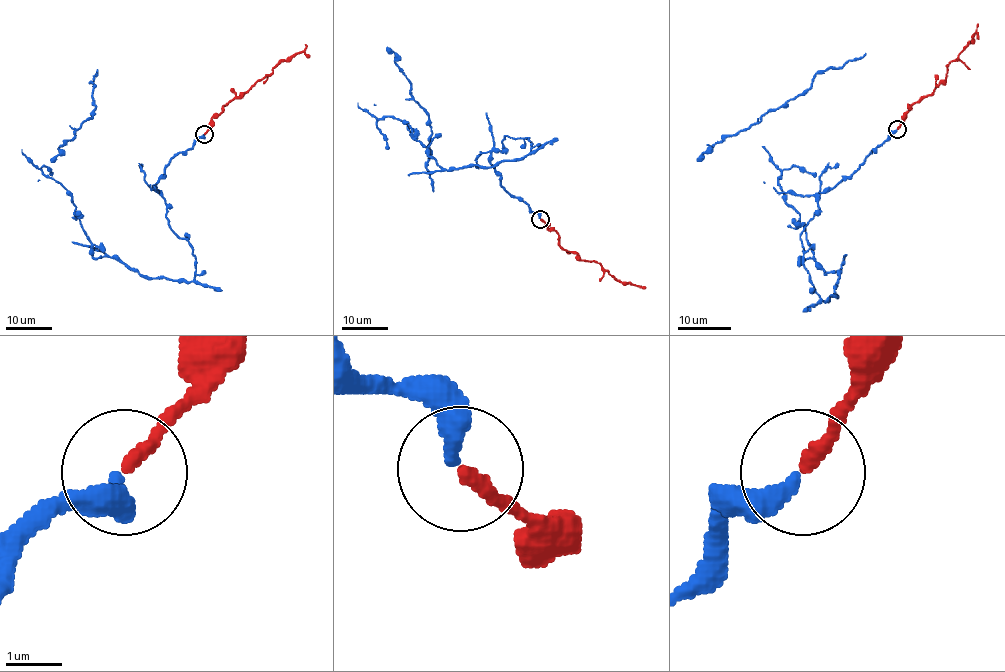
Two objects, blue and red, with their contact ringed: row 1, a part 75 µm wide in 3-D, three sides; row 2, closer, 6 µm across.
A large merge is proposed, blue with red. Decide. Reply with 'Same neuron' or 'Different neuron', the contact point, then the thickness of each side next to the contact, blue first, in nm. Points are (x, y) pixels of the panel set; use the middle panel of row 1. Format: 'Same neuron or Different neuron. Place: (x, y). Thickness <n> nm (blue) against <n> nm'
Same neuron. Place: (540, 219). Thickness 340 nm (blue) against 240 nm

